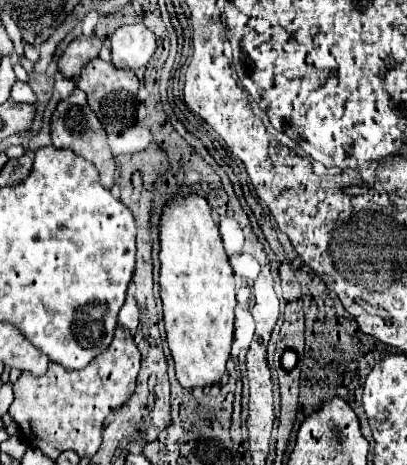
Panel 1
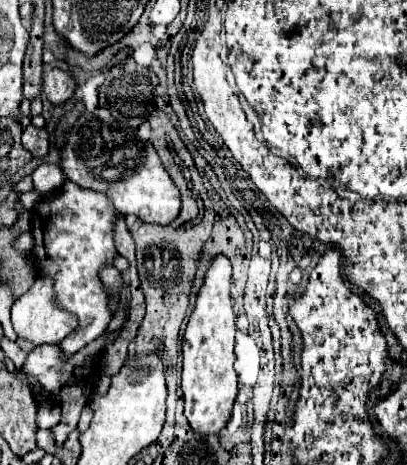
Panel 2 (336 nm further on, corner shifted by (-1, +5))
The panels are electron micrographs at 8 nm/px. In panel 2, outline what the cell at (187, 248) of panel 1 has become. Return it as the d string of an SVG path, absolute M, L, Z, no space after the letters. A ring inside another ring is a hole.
M224 254L212 258L204 276L204 284L196 296L194 312L188 318L188 326L182 342L182 392L184 392L184 416L194 432L218 434L228 418L238 393L238 374L234 370L236 316L230 296L232 266Z

